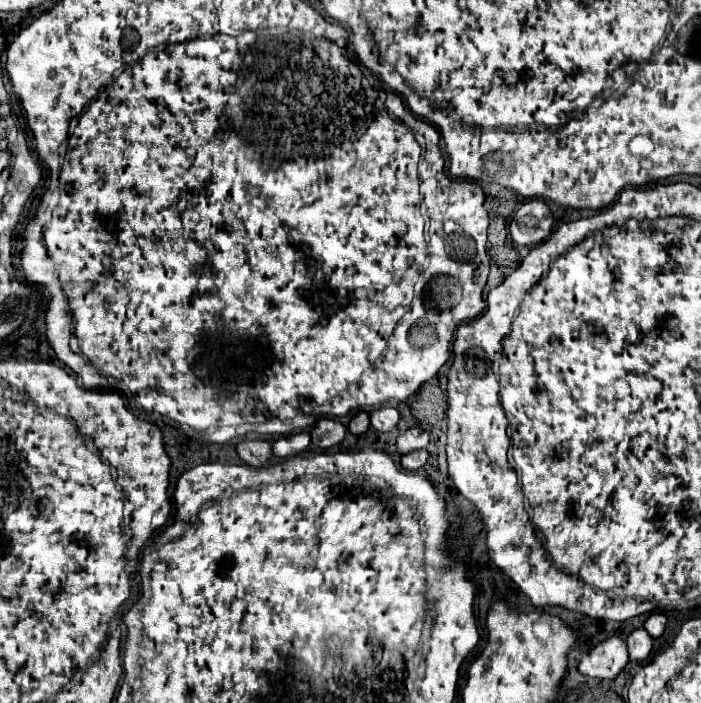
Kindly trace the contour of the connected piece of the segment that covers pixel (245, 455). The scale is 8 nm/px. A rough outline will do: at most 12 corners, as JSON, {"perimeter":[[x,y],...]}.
{"perimeter":[[267,440],[237,442],[239,458],[249,466],[269,462]]}

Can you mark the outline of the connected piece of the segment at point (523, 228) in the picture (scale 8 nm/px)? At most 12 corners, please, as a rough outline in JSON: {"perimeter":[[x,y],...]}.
{"perimeter":[[543,200],[525,202],[511,220],[521,246],[543,242],[553,216]]}

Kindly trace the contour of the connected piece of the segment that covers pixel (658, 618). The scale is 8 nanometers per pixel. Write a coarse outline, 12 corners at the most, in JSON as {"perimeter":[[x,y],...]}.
{"perimeter":[[655,612],[643,622],[651,638],[659,638],[667,618]]}

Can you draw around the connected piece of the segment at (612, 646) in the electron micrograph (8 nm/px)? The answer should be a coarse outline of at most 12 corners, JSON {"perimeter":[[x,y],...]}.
{"perimeter":[[609,638],[579,660],[589,678],[615,678],[627,662],[627,644]]}

